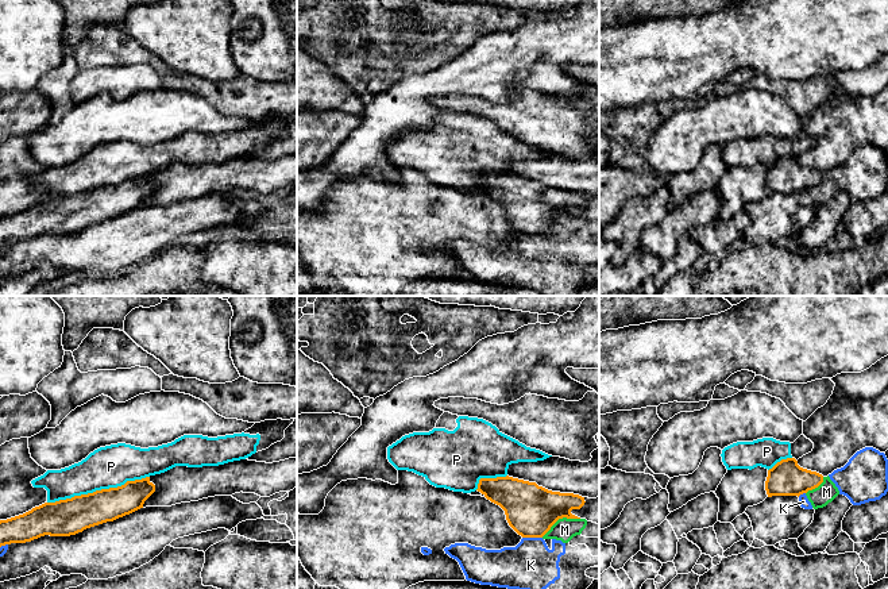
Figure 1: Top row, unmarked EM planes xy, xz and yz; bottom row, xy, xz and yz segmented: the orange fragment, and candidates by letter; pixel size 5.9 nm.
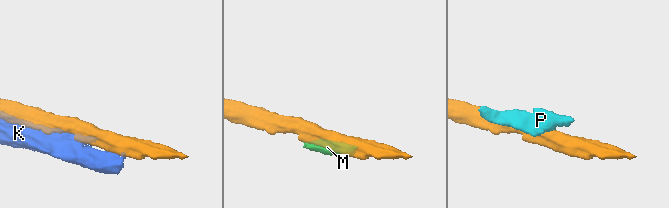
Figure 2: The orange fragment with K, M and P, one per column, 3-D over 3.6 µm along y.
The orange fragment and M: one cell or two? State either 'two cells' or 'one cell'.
two cells

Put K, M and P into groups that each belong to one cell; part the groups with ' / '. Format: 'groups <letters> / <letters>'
groups K M / P

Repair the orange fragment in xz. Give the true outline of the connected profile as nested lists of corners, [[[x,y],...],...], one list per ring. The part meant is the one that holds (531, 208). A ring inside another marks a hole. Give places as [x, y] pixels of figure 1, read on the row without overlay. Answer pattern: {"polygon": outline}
{"polygon": [[[509,173],[480,176],[476,188],[505,208],[509,223],[522,235],[543,235],[563,215],[580,216],[571,208],[586,200],[579,192],[552,189]]]}

